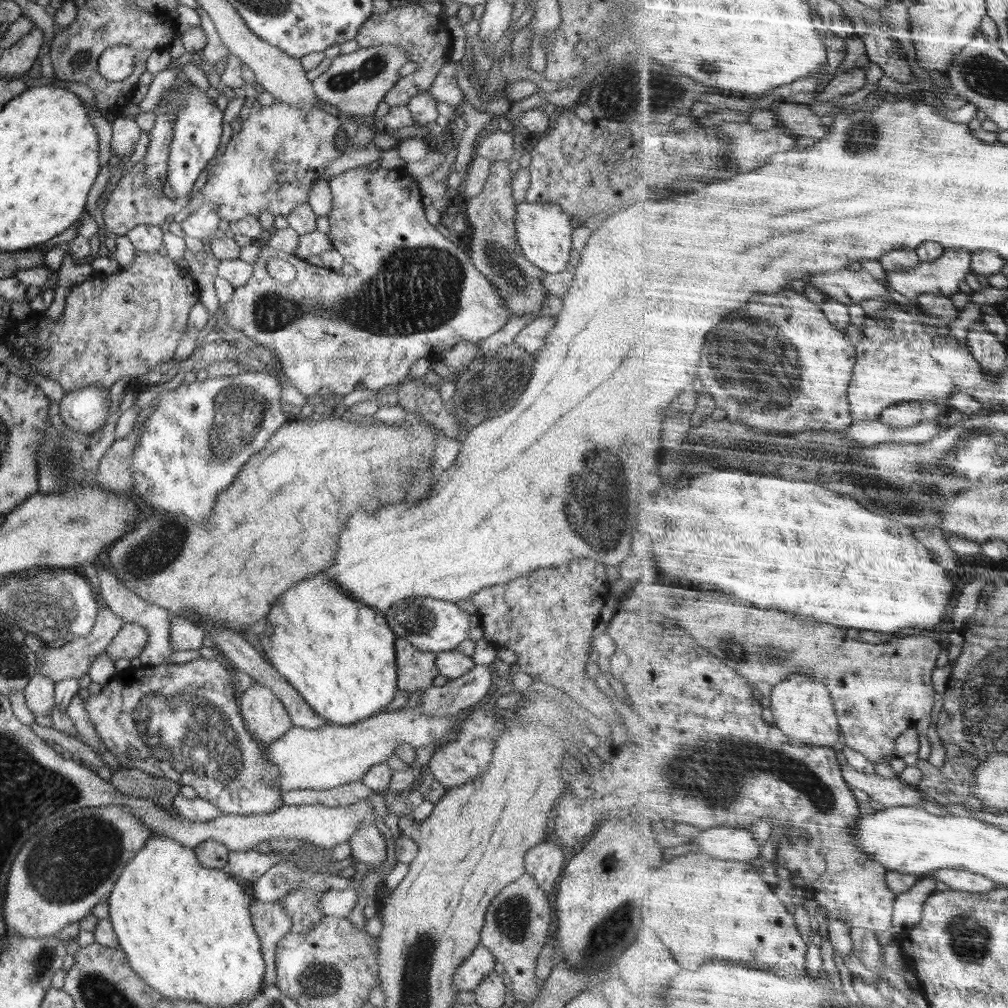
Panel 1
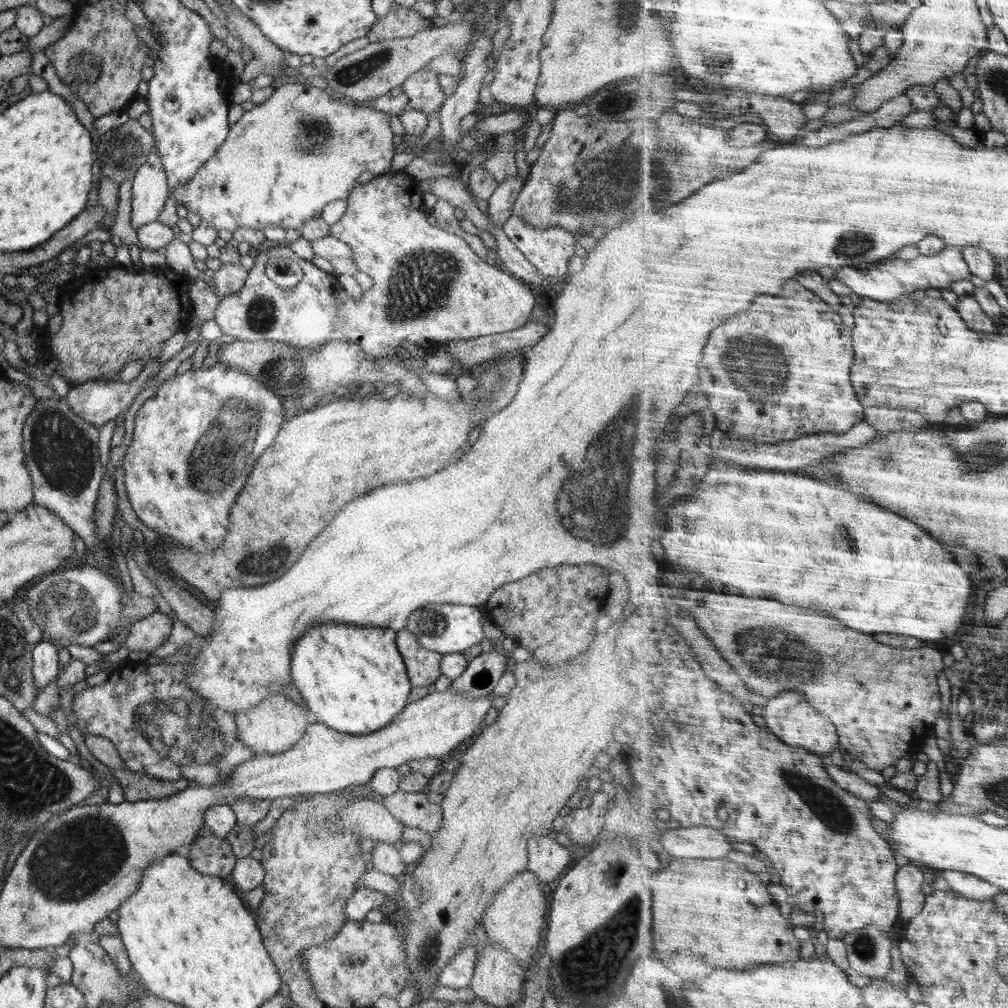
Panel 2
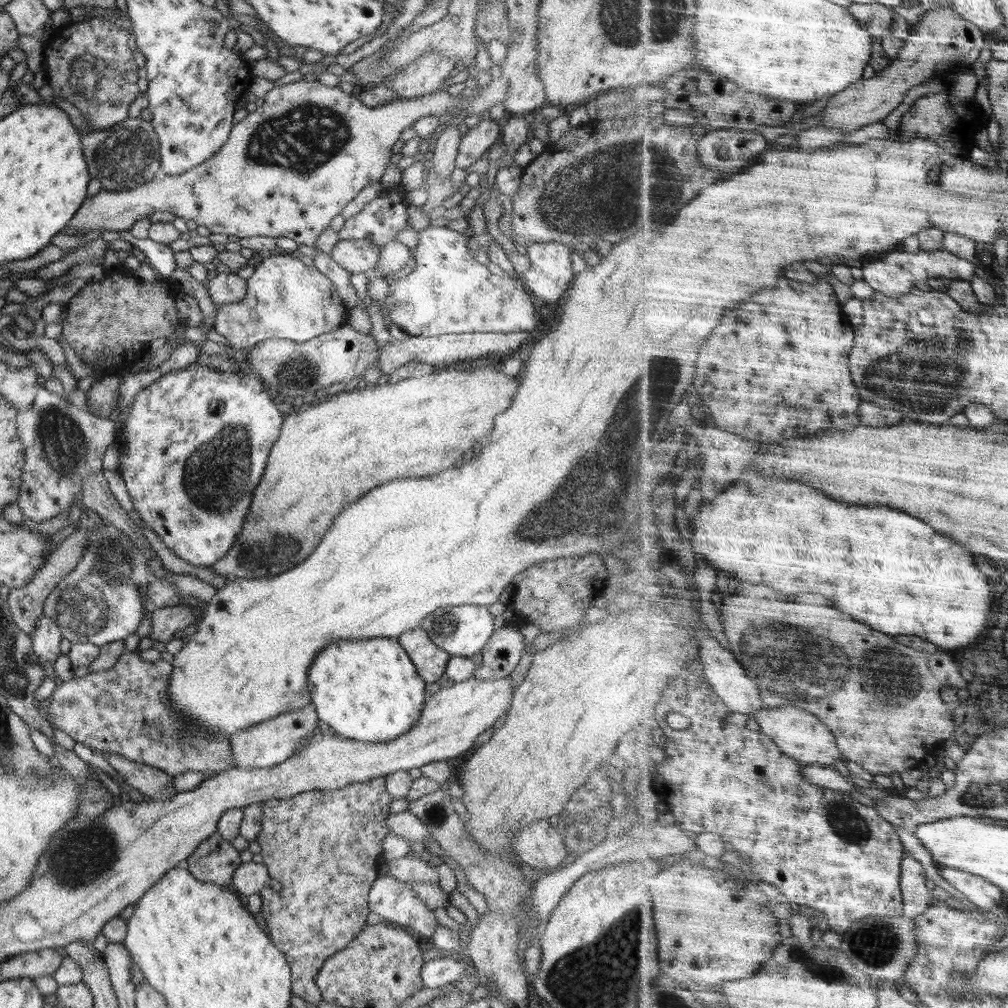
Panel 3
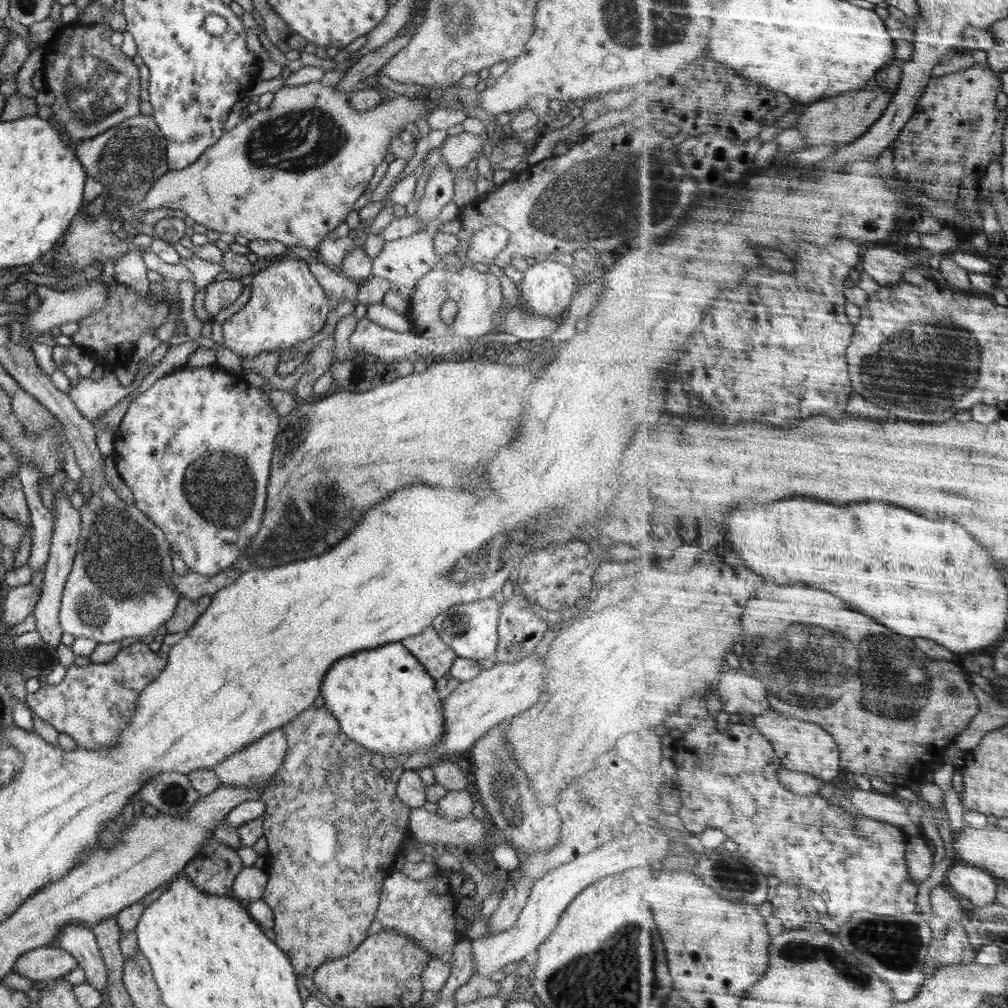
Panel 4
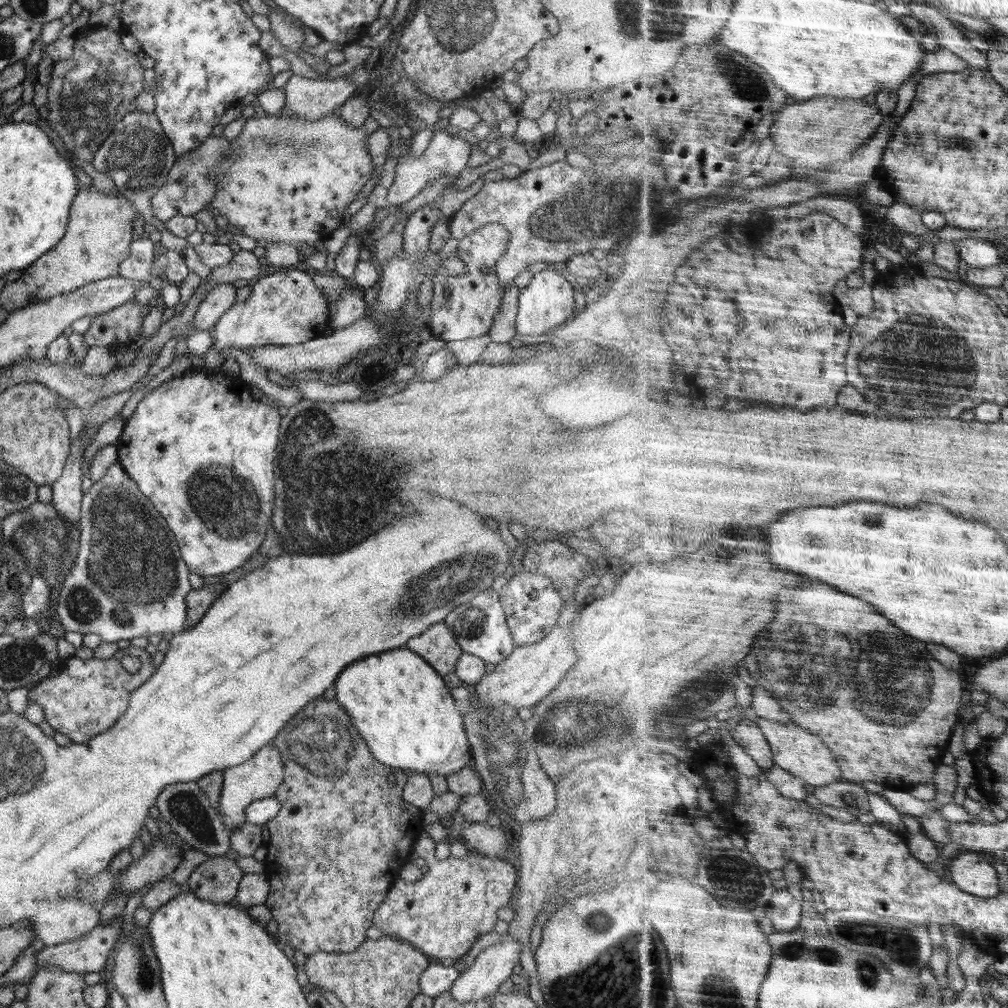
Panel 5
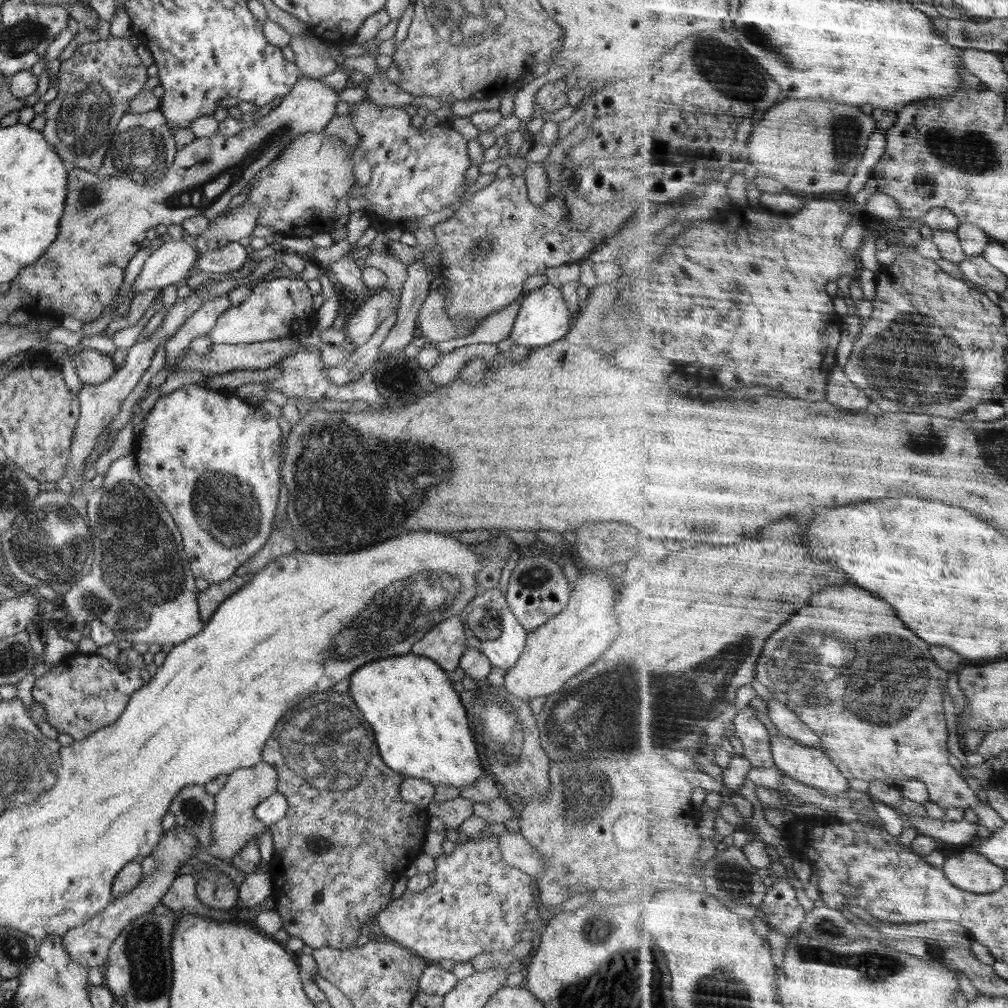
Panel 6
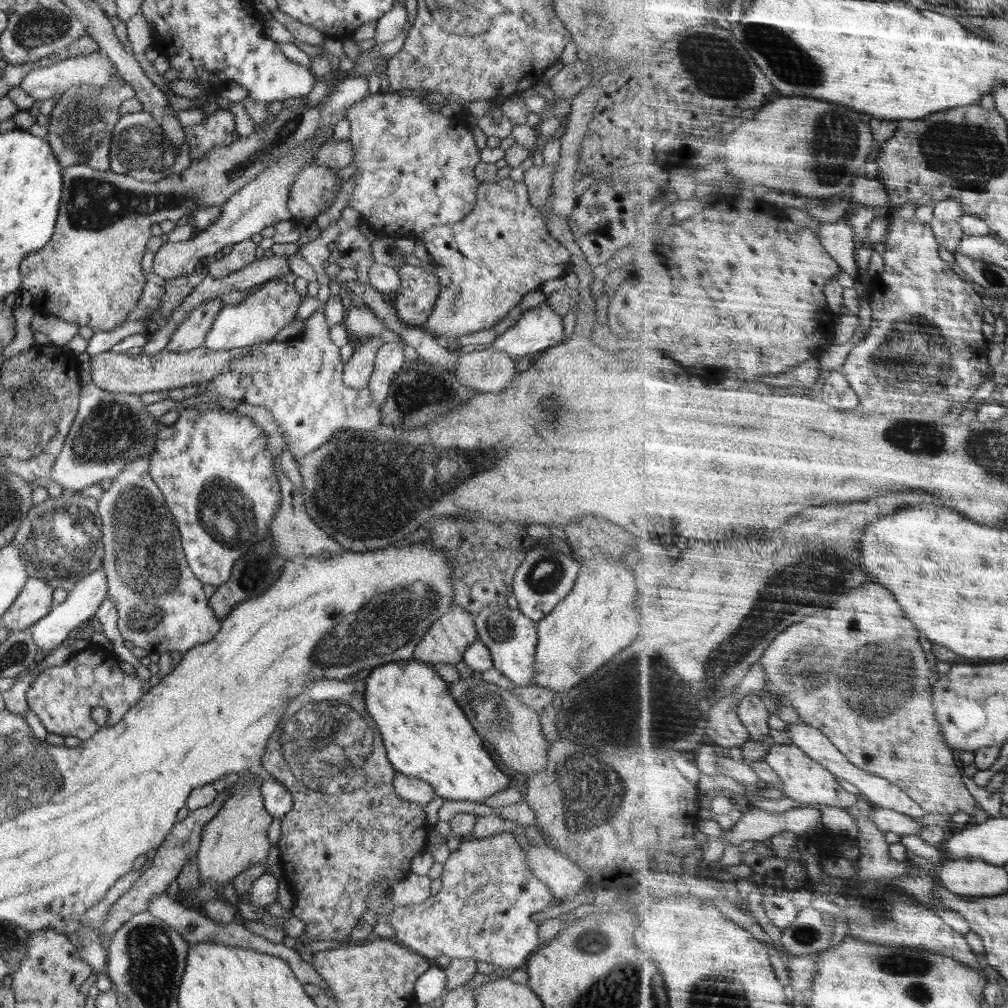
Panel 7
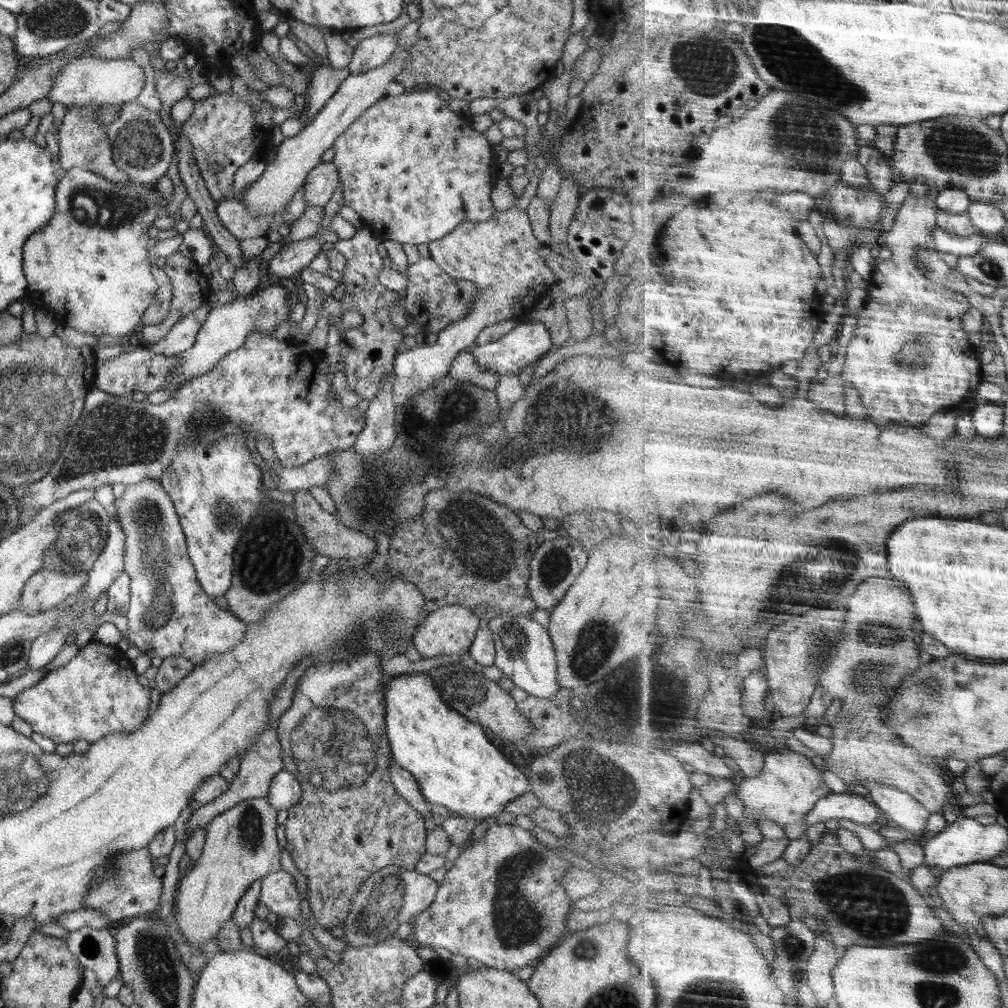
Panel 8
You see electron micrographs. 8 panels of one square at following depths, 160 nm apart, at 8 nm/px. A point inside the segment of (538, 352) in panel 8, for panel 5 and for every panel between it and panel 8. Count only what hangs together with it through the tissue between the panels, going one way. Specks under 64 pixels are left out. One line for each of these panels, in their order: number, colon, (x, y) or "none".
5: (548, 300)
6: (543, 318)
7: (538, 329)

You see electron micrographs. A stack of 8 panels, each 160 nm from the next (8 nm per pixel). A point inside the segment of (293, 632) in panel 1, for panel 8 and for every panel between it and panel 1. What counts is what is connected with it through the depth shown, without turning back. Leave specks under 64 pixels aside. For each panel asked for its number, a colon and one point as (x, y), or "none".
2: (353, 679)
3: (369, 690)
4: (384, 699)
5: (401, 706)
6: (420, 726)
7: (426, 735)
8: (455, 765)

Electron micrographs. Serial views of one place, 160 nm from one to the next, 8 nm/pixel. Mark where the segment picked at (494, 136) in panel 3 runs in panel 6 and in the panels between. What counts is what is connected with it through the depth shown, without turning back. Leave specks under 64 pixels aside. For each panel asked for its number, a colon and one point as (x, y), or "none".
4: (456, 151)
5: (446, 154)
6: (415, 171)

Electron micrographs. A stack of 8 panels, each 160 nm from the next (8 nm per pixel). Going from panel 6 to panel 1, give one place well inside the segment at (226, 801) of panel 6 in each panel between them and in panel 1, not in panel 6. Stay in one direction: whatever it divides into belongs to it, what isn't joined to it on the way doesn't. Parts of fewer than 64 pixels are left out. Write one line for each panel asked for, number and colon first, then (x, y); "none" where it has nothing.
1: (267, 720)
2: (275, 725)
3: (269, 743)
4: (254, 766)
5: (259, 777)

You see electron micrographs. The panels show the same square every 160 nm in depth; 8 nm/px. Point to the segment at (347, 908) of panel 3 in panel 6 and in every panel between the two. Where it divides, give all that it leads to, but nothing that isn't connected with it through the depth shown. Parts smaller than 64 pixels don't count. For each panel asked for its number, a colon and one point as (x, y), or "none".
4: (331, 818)
5: (341, 810)
6: (347, 837)

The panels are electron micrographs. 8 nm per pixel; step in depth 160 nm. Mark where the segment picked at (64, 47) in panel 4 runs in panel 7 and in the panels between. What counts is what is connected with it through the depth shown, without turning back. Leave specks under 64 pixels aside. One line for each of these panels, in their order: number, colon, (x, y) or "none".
5: (91, 91)
6: (96, 85)
7: (80, 126)

